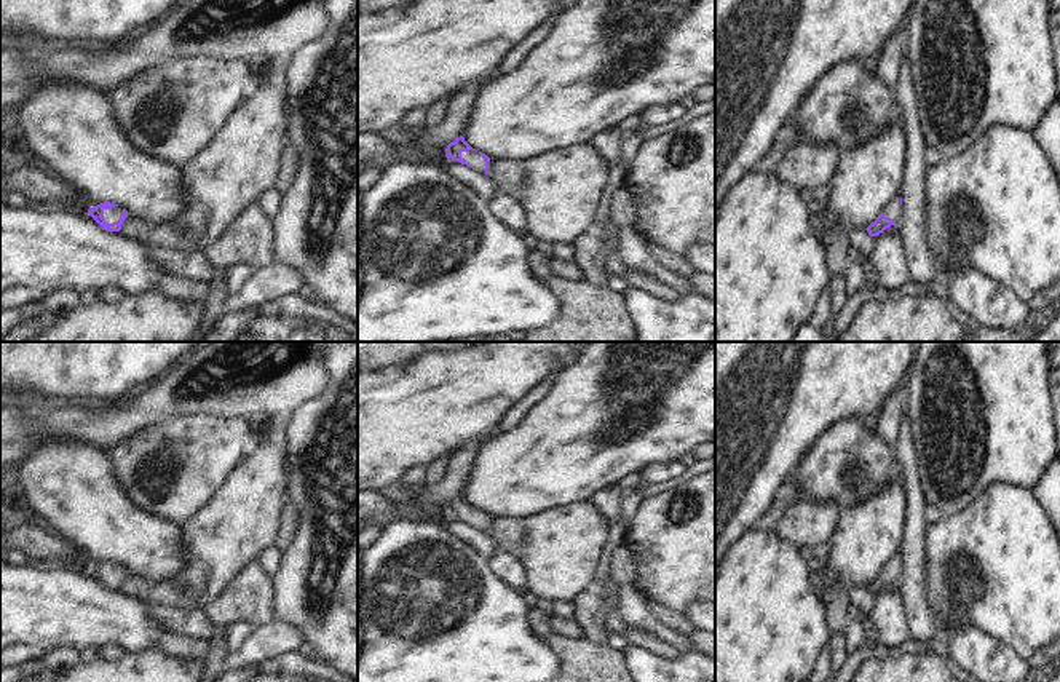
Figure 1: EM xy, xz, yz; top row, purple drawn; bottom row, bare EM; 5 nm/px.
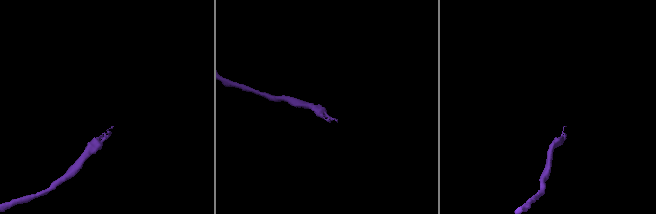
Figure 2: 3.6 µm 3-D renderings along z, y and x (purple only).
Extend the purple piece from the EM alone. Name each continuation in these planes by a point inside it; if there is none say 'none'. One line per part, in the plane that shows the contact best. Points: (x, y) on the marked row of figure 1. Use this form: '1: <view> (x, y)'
1: xz (474, 158)

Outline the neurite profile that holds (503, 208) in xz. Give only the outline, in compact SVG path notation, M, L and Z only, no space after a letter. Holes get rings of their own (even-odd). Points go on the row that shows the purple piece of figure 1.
M496 193L492 200L488 200L488 208L496 220L517 233L524 232L527 217L524 208L512 198Z

